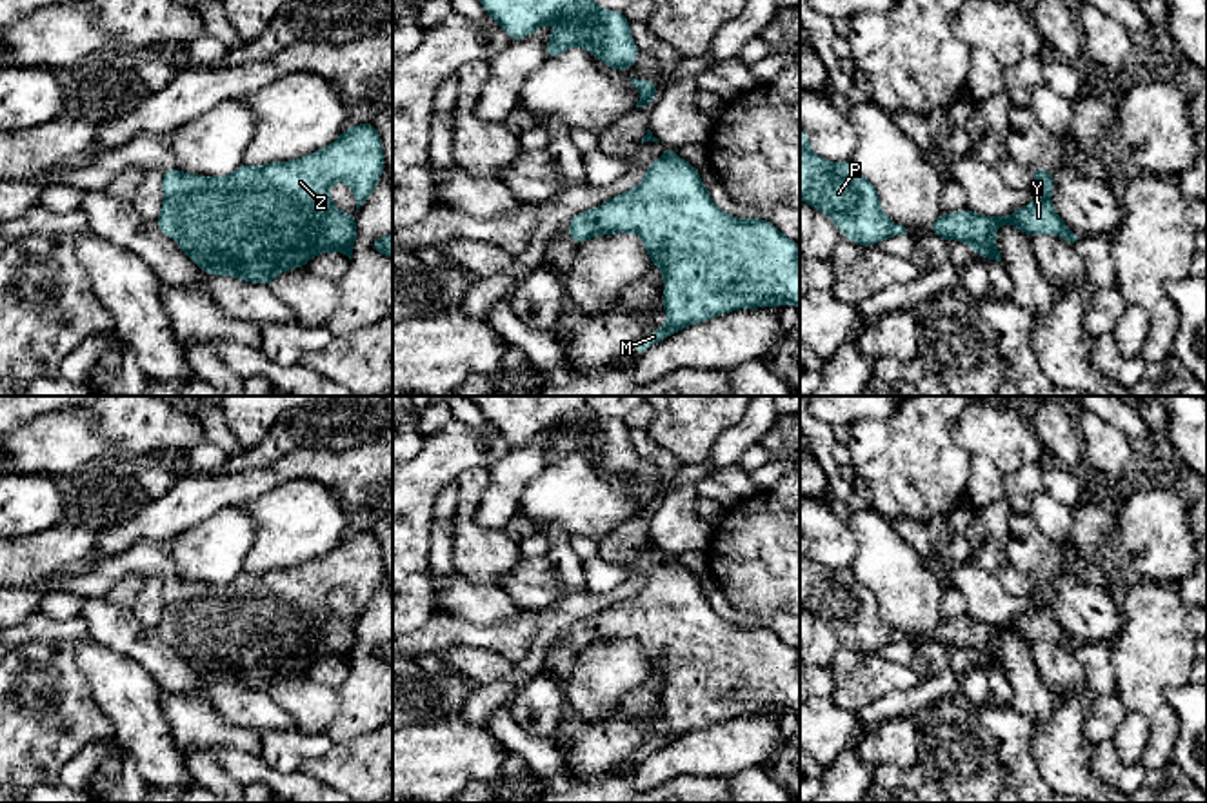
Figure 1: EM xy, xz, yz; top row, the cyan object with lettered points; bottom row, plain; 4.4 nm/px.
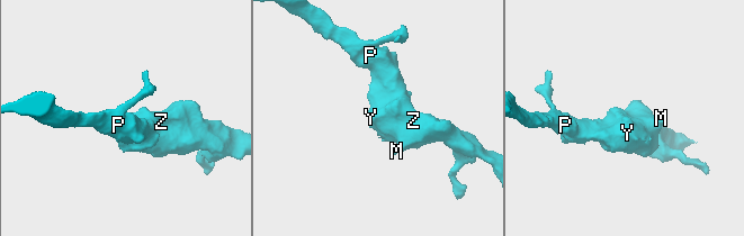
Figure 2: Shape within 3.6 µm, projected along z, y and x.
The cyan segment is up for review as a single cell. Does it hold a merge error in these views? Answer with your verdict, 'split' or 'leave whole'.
leave whole

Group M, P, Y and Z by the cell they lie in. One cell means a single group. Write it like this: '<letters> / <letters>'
M P Y Z

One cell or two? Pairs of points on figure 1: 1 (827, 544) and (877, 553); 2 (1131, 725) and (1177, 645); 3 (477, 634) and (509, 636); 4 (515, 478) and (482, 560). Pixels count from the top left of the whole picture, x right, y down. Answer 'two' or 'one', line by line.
1: two
2: two
3: one
4: two

